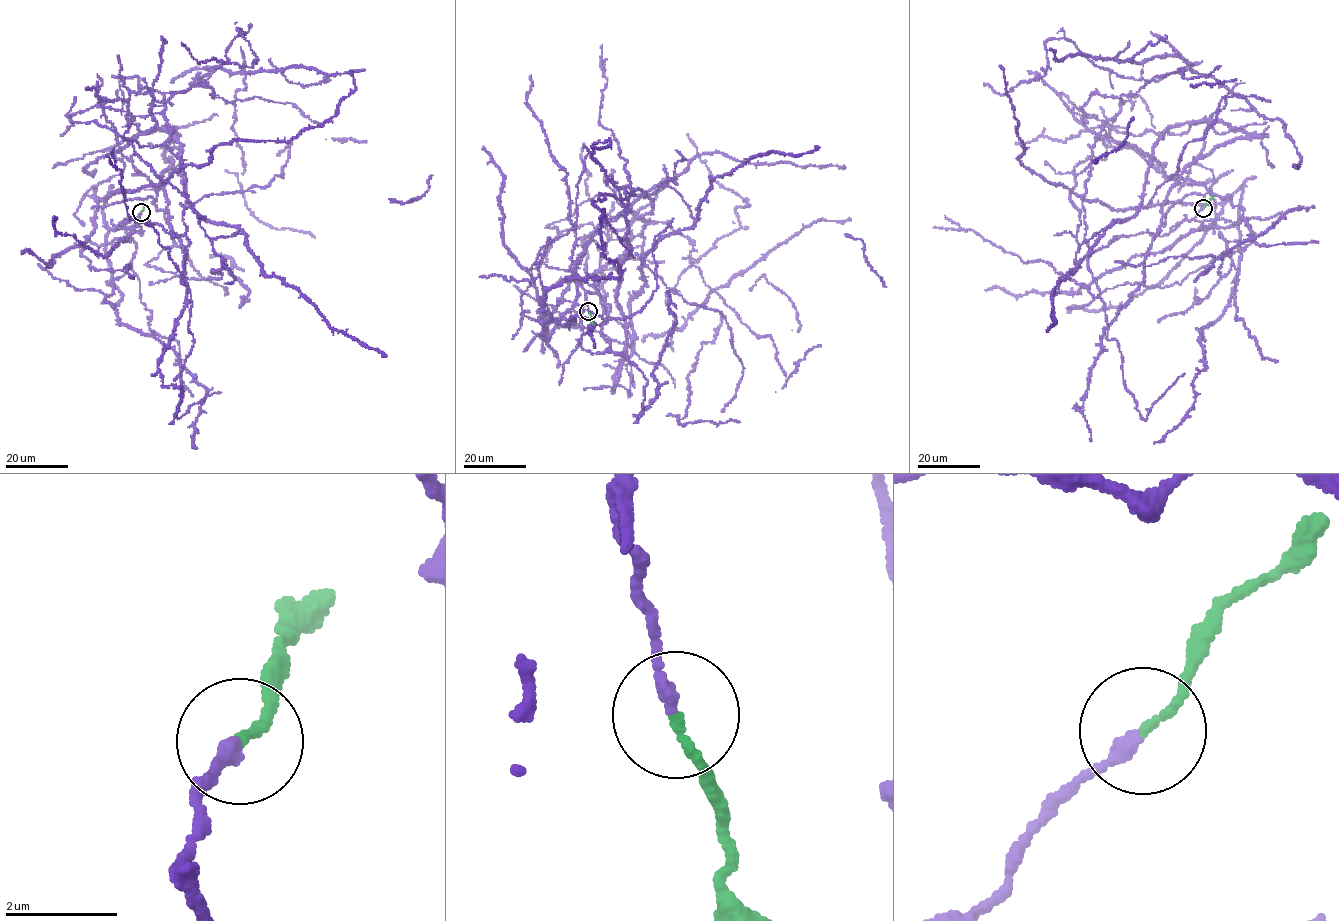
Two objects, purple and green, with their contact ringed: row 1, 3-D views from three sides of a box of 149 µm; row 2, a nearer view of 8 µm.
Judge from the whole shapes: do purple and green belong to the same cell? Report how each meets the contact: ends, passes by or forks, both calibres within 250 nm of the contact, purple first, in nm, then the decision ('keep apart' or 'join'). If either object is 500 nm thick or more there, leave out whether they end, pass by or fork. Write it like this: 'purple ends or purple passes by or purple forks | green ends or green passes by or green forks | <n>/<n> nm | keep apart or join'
purple ends | green ends | 240/140 nm | join

